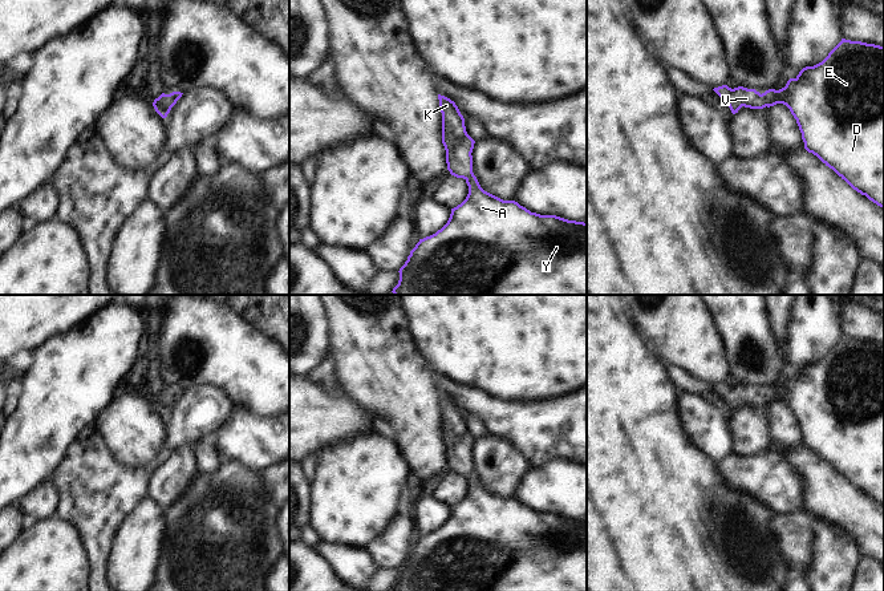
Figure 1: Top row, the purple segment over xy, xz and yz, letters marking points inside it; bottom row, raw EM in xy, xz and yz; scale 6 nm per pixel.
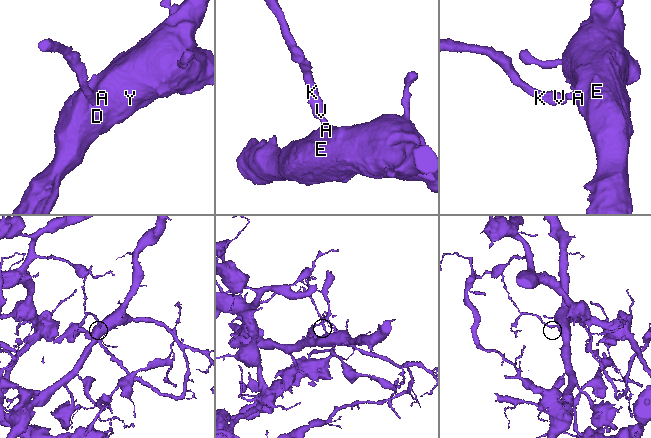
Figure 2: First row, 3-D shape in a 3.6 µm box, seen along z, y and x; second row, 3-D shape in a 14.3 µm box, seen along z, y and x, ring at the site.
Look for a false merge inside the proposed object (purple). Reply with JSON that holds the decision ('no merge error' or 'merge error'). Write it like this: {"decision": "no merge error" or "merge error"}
{"decision": "no merge error"}

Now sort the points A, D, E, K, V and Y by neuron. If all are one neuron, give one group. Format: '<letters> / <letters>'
A D E K V Y

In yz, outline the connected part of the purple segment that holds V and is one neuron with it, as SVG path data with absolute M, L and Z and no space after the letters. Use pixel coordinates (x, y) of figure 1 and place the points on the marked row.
M842 39L822 62L803 68L779 90L769 89L761 94L755 89L743 86L731 89L727 85L713 90L725 100L733 114L742 106L763 109L776 104L786 105L796 120L804 149L832 169L853 190L884 209L884 46Z

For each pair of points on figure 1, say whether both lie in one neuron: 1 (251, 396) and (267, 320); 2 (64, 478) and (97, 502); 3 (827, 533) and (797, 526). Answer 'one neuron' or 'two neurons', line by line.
1: two neurons
2: one neuron
3: two neurons

